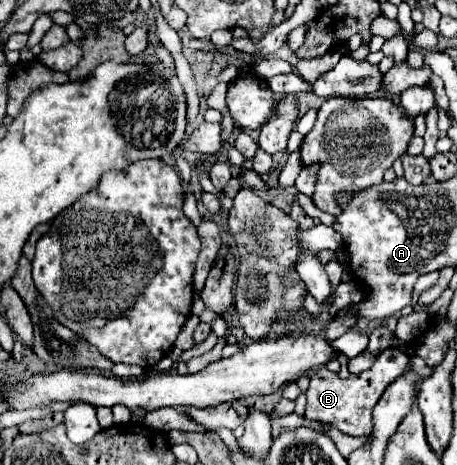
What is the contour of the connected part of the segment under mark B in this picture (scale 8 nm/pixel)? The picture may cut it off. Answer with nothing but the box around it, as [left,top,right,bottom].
[306,349,408,437]

